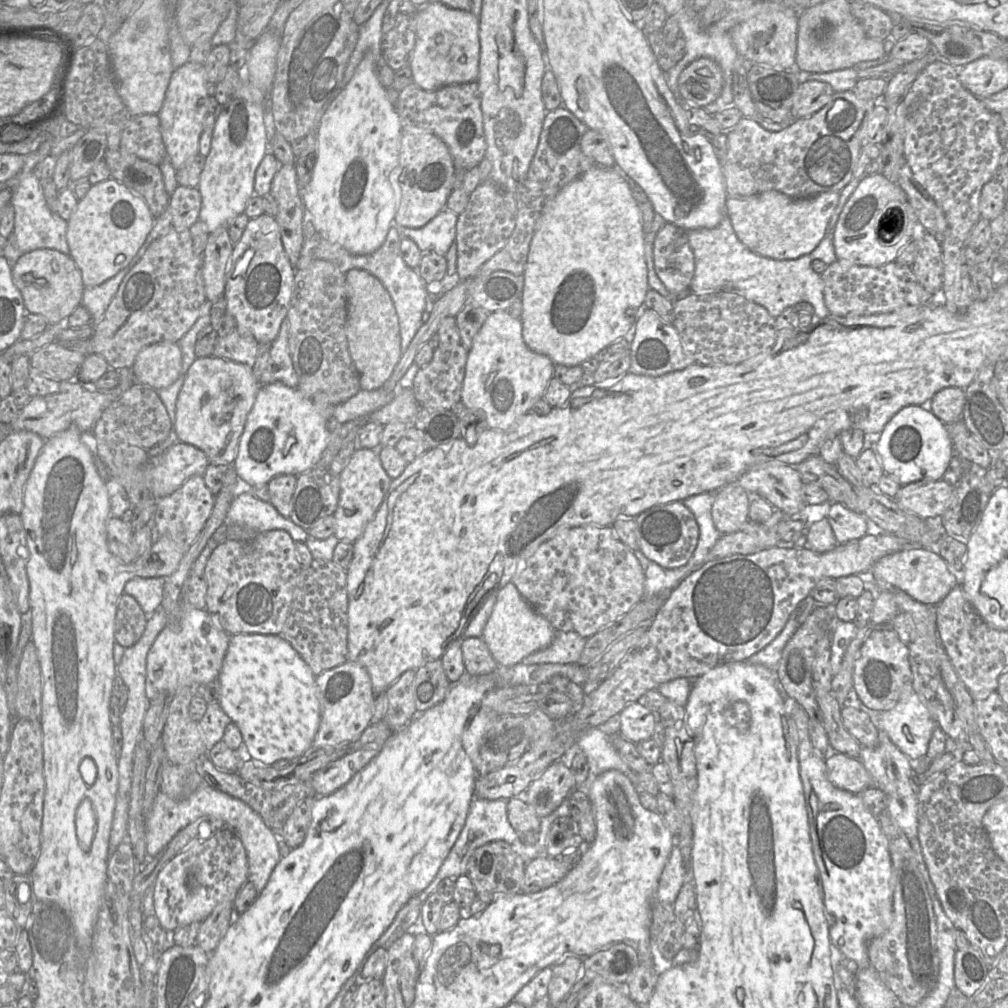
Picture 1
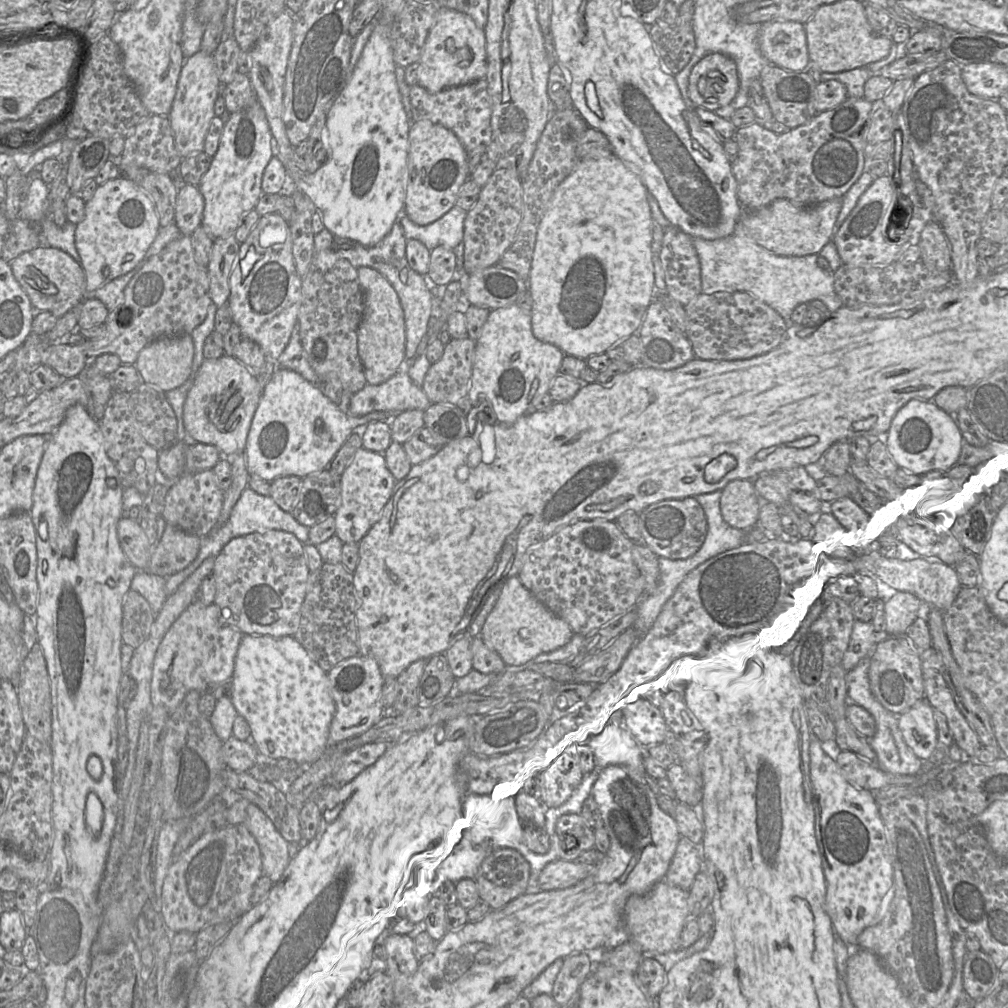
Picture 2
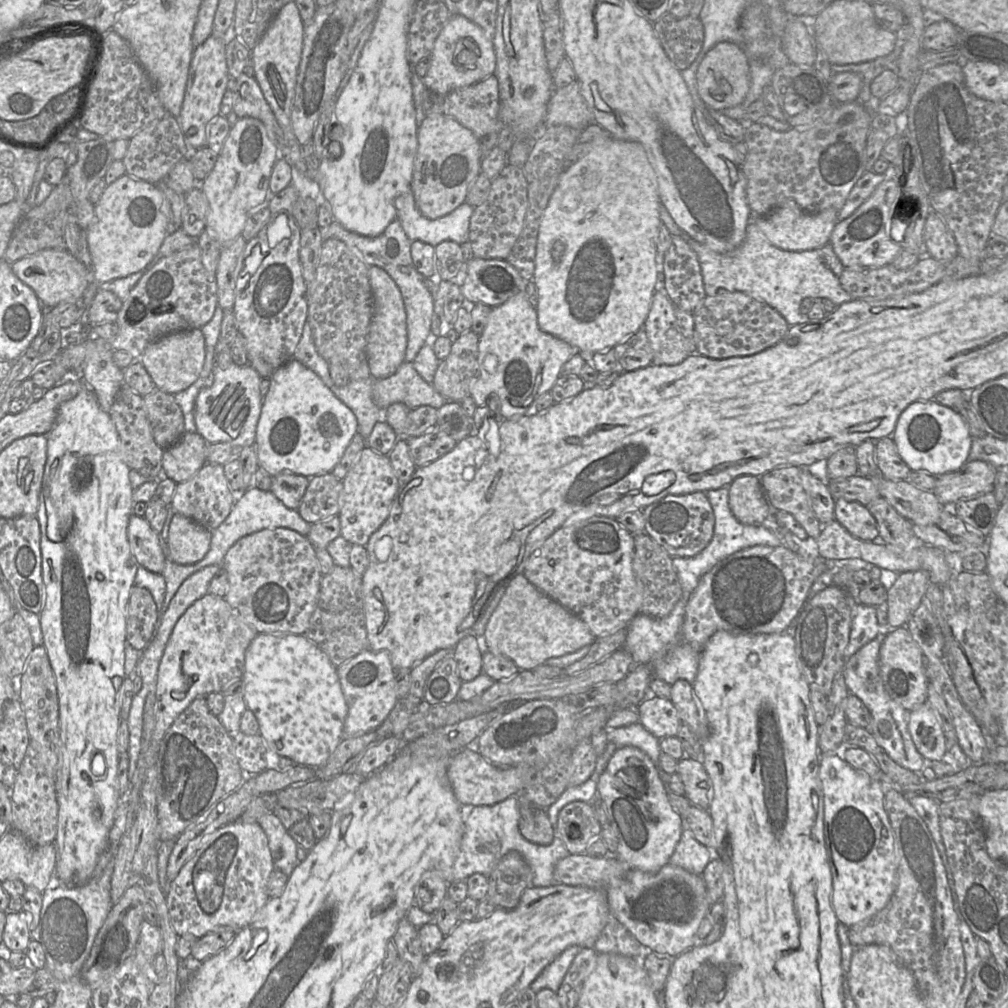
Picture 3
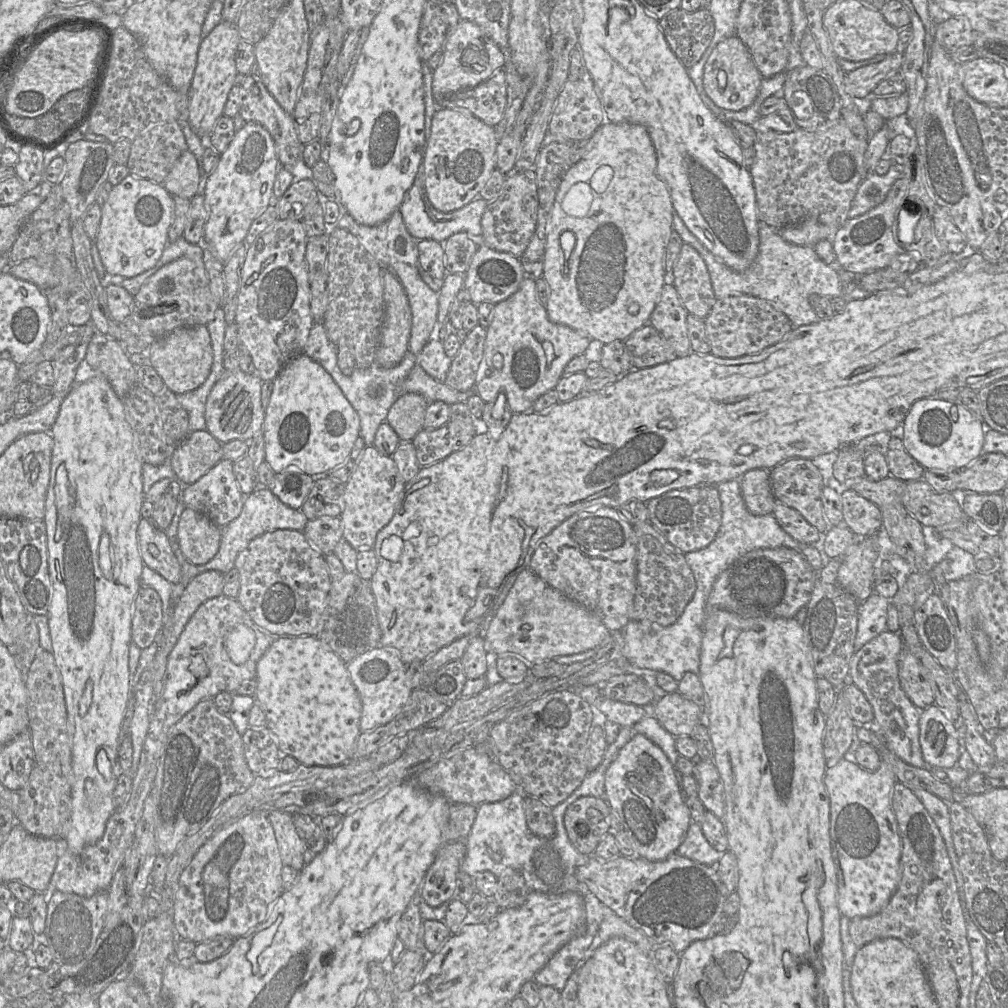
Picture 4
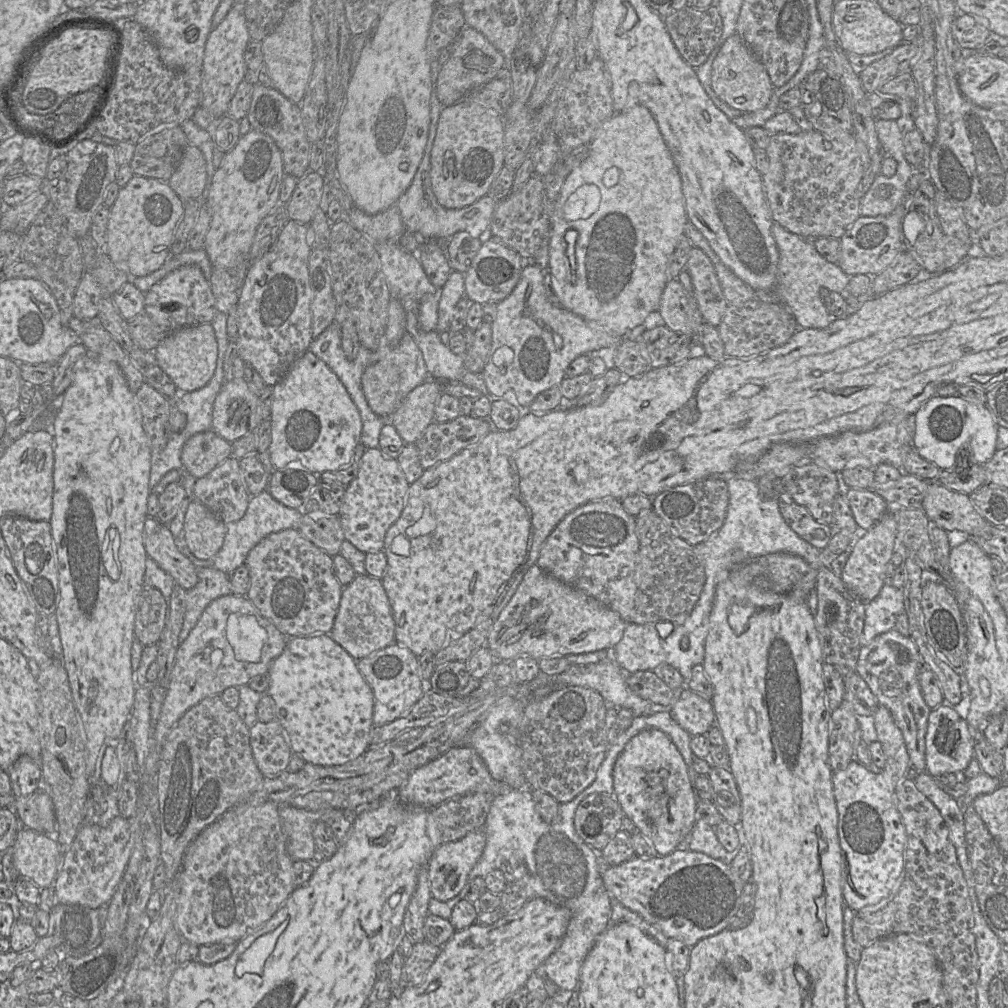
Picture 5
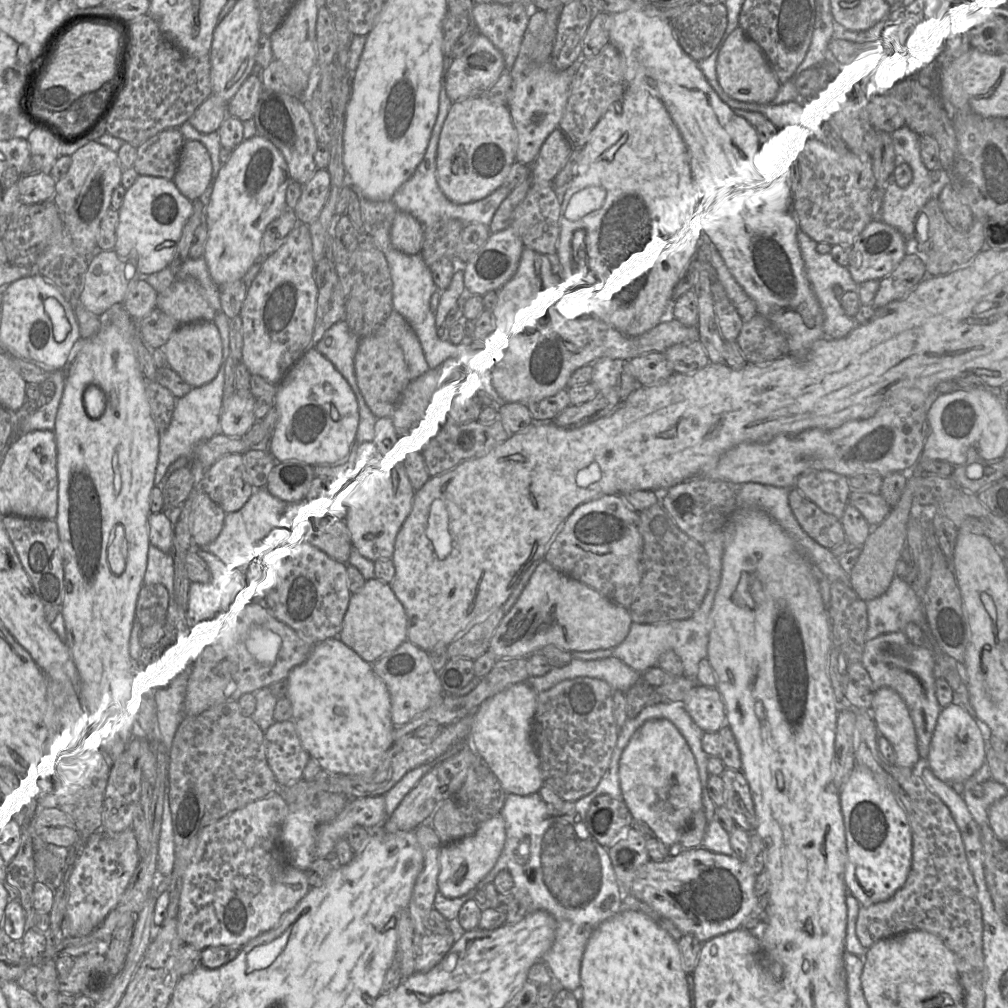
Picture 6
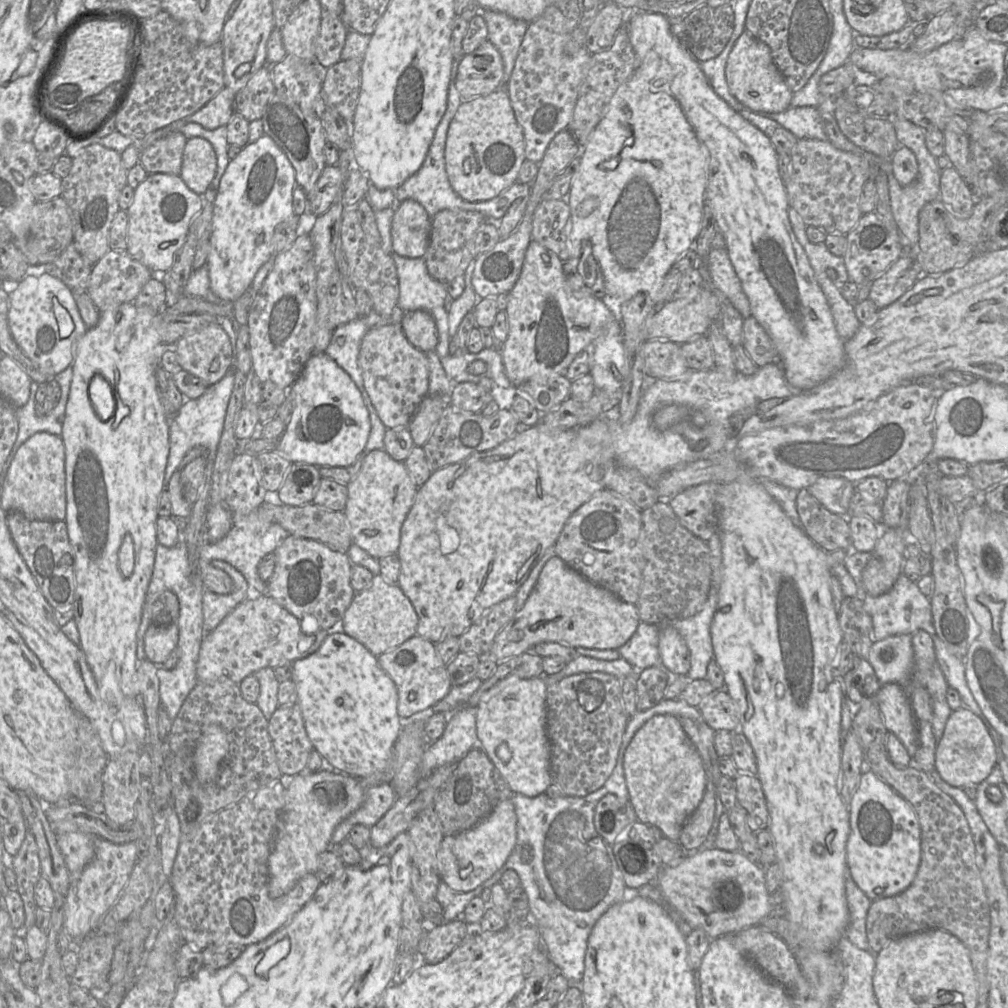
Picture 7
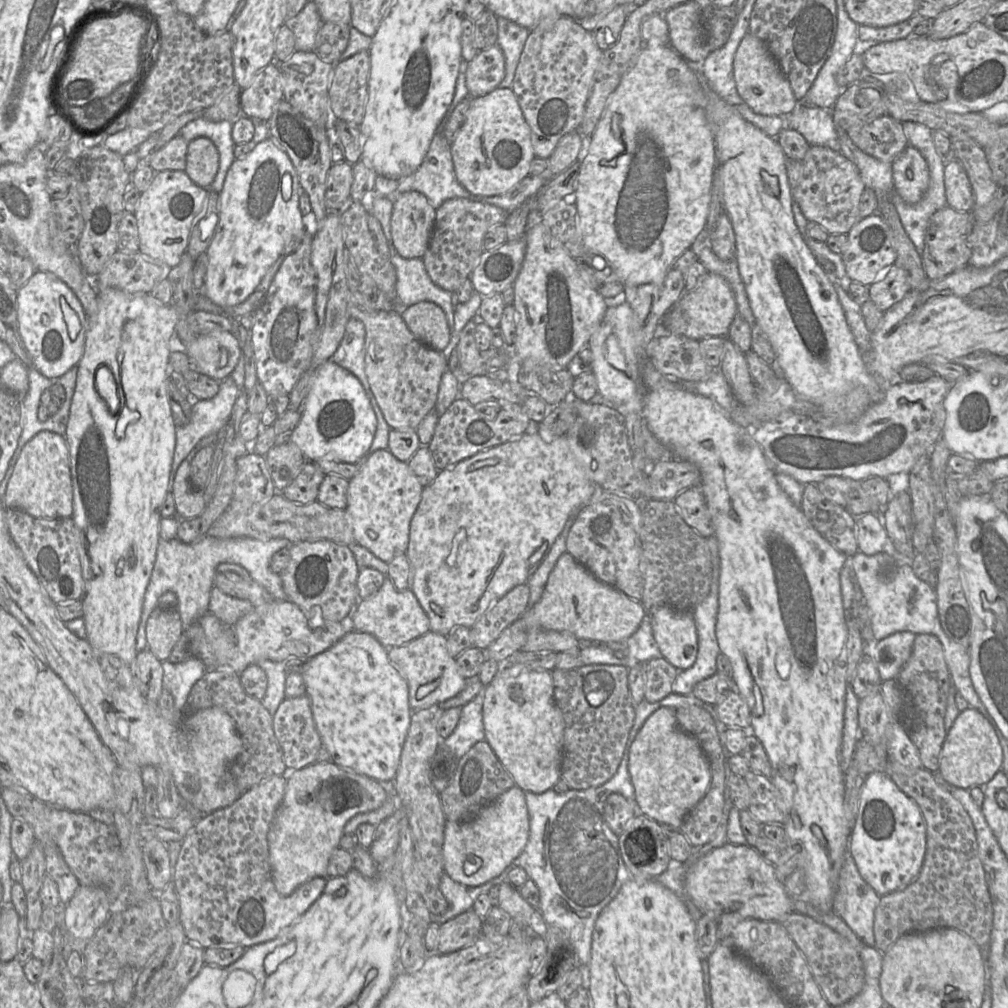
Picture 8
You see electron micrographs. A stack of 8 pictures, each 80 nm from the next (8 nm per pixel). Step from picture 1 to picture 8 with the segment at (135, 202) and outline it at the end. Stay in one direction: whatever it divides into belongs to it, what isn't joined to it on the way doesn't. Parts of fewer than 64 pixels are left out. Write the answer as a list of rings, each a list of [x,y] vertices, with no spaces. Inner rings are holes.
[[[185,171],[155,173],[151,185],[141,192],[133,213],[138,226],[139,252],[170,268],[178,265],[182,255],[187,252],[193,220],[201,212],[207,195],[208,189],[193,183]]]

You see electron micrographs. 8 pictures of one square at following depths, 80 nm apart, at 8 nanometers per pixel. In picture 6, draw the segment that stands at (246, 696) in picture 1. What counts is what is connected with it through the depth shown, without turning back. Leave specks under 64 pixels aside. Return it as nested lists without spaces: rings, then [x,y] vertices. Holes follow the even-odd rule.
[[[331,637],[317,643],[308,657],[290,670],[286,678],[286,692],[292,706],[292,720],[296,725],[303,748],[310,757],[316,759],[323,770],[344,775],[373,774],[380,766],[386,752],[394,742],[394,724],[391,720],[391,700],[388,688],[374,672],[372,663],[363,660],[353,649],[343,643],[339,637]]]

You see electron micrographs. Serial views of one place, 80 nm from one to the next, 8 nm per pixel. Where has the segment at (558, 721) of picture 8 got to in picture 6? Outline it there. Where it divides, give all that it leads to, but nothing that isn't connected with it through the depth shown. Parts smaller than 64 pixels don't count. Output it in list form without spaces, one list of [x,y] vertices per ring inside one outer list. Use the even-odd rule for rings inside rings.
[[[526,683],[514,684],[482,703],[473,713],[473,723],[466,740],[500,781],[508,793],[527,796],[538,793],[543,784],[540,762],[532,740],[532,724],[538,693]]]

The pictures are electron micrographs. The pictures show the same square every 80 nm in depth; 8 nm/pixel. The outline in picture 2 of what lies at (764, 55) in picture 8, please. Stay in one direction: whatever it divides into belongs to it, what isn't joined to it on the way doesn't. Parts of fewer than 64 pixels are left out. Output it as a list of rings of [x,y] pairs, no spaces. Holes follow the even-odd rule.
[[[709,53],[692,68],[688,96],[698,106],[715,111],[729,104],[739,89],[735,62],[722,53]]]

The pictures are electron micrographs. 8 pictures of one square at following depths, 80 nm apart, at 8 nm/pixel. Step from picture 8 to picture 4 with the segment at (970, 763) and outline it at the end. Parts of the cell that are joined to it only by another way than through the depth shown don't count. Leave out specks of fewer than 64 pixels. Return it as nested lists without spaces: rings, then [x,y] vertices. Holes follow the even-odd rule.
[[[936,706],[922,710],[919,719],[919,741],[926,766],[953,768],[957,765],[962,746],[951,721]]]

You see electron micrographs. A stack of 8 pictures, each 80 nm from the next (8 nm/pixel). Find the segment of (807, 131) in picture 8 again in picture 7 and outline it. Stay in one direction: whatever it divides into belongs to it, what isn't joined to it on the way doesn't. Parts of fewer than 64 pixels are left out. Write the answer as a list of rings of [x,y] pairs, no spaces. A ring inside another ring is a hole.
[[[799,106],[789,107],[787,110],[779,113],[757,113],[763,114],[775,120],[781,127],[789,130],[798,139],[817,139],[827,141],[828,137],[824,131],[821,114],[817,107],[813,106]]]

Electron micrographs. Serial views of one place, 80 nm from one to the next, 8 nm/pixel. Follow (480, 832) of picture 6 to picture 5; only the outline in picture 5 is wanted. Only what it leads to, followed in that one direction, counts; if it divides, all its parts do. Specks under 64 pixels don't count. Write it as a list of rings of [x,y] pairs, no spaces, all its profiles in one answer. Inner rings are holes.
[[[484,830],[442,844],[428,862],[428,876],[433,898],[449,901],[457,896],[469,880],[469,873],[480,859],[486,844]]]

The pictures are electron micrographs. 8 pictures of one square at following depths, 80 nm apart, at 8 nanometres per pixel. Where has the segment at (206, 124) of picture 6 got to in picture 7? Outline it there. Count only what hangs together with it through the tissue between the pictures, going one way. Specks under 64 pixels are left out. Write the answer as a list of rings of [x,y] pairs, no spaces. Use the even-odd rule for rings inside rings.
[[[228,87],[222,88],[196,113],[185,118],[185,123],[197,123],[207,130],[226,126],[235,116],[235,93]]]

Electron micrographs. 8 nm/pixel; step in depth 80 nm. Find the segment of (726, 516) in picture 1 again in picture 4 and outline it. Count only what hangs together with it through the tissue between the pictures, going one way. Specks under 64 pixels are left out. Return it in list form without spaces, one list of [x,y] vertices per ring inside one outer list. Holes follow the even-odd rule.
[[[754,469],[739,479],[745,505],[753,515],[767,515],[774,511],[776,499],[772,493],[769,473],[767,469]]]

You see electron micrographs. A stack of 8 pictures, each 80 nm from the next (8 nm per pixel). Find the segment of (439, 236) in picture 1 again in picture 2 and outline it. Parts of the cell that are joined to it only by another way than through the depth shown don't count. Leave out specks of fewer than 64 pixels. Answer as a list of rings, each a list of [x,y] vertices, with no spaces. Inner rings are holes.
[[[454,206],[436,221],[420,226],[413,223],[402,212],[396,222],[402,227],[405,238],[415,239],[423,243],[429,250],[438,246],[452,249],[456,256],[456,274],[460,275],[463,269],[463,231],[467,211]]]

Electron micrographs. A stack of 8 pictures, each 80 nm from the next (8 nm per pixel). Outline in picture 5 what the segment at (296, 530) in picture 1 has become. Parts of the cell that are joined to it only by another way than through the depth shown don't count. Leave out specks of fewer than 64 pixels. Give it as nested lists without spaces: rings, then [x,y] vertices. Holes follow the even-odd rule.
[[[266,489],[257,495],[251,496],[247,511],[241,519],[226,524],[226,535],[223,545],[215,556],[207,560],[198,559],[194,555],[190,558],[198,565],[216,568],[226,574],[230,574],[238,567],[244,565],[249,552],[269,534],[286,529],[298,529],[302,516],[302,510],[286,507],[275,500],[268,489]]]

